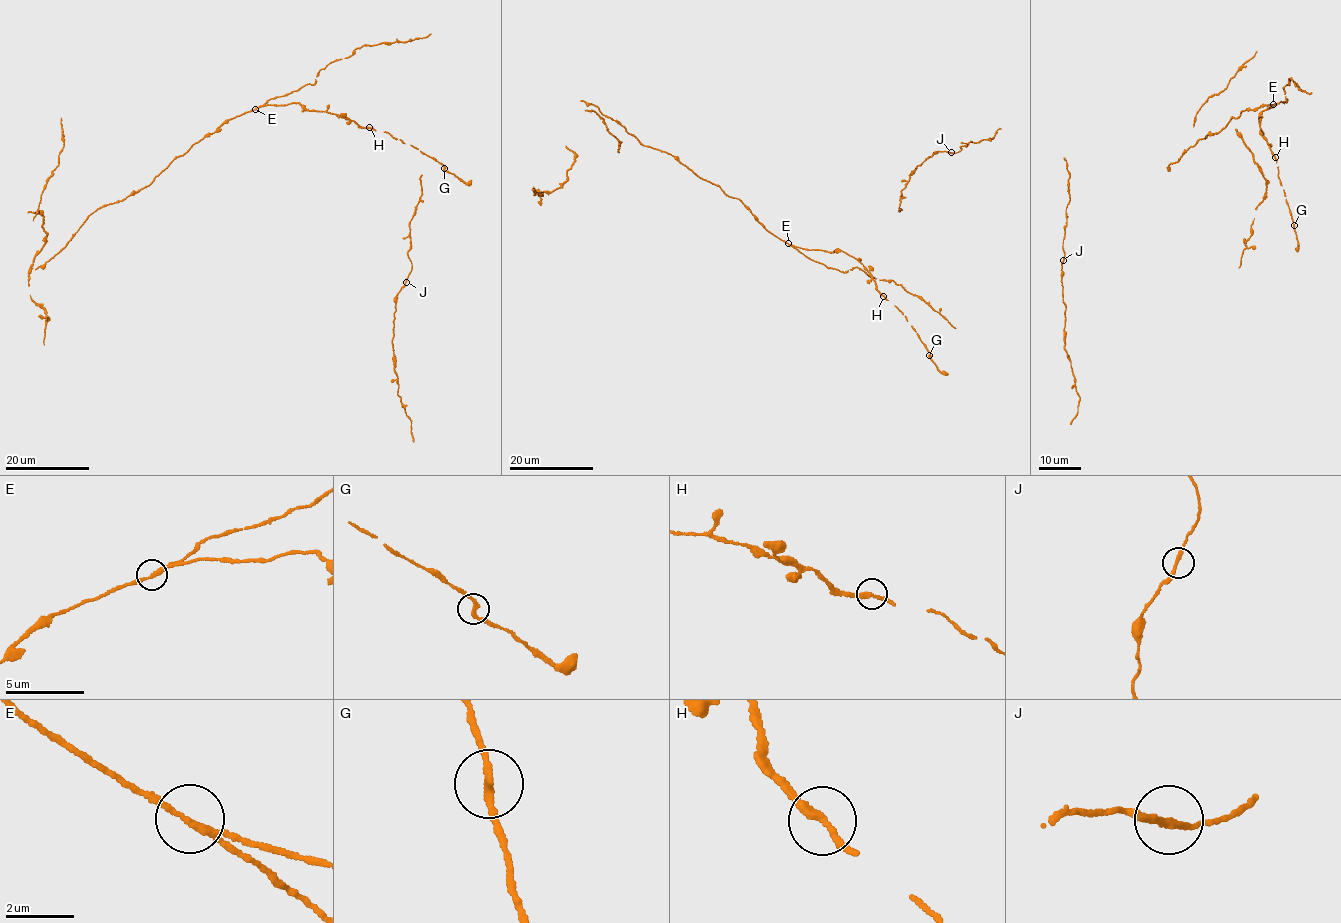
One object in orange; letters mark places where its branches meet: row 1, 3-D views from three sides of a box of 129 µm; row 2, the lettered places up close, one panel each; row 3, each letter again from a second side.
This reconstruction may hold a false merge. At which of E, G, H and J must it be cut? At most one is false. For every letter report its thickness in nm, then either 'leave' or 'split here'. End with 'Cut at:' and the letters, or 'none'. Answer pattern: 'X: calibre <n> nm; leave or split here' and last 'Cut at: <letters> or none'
E: calibre 200 nm; leave
G: calibre 200 nm; leave
H: calibre 240 nm; leave
J: calibre 200 nm; leave
Cut at: none

